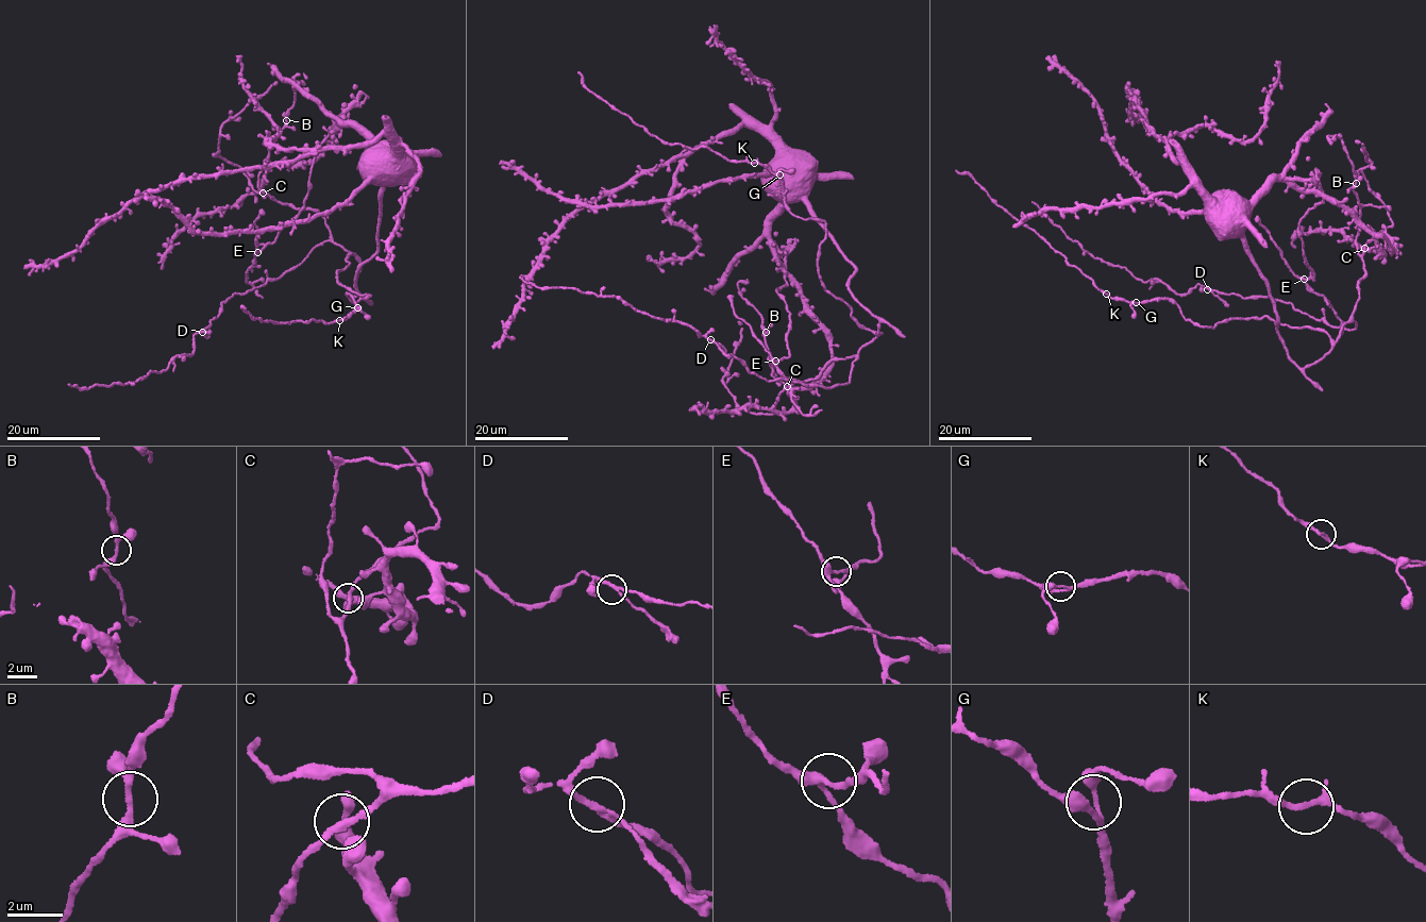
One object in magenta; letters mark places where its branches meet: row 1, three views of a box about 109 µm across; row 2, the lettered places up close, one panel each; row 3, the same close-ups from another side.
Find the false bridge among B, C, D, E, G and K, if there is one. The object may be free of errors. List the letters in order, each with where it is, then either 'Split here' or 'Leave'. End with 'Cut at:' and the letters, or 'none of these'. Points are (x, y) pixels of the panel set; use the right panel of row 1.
B: Place: (1356, 183). Leave
C: Place: (1364, 248). Leave
D: Place: (1207, 289). Leave
E: Place: (1304, 279). Leave
G: Place: (1136, 302). Leave
K: Place: (1106, 294). Leave
Cut at: none of these

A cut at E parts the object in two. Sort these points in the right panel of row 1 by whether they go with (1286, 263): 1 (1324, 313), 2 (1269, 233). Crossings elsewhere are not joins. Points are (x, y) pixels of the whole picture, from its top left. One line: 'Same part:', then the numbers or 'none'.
Same part: 2

